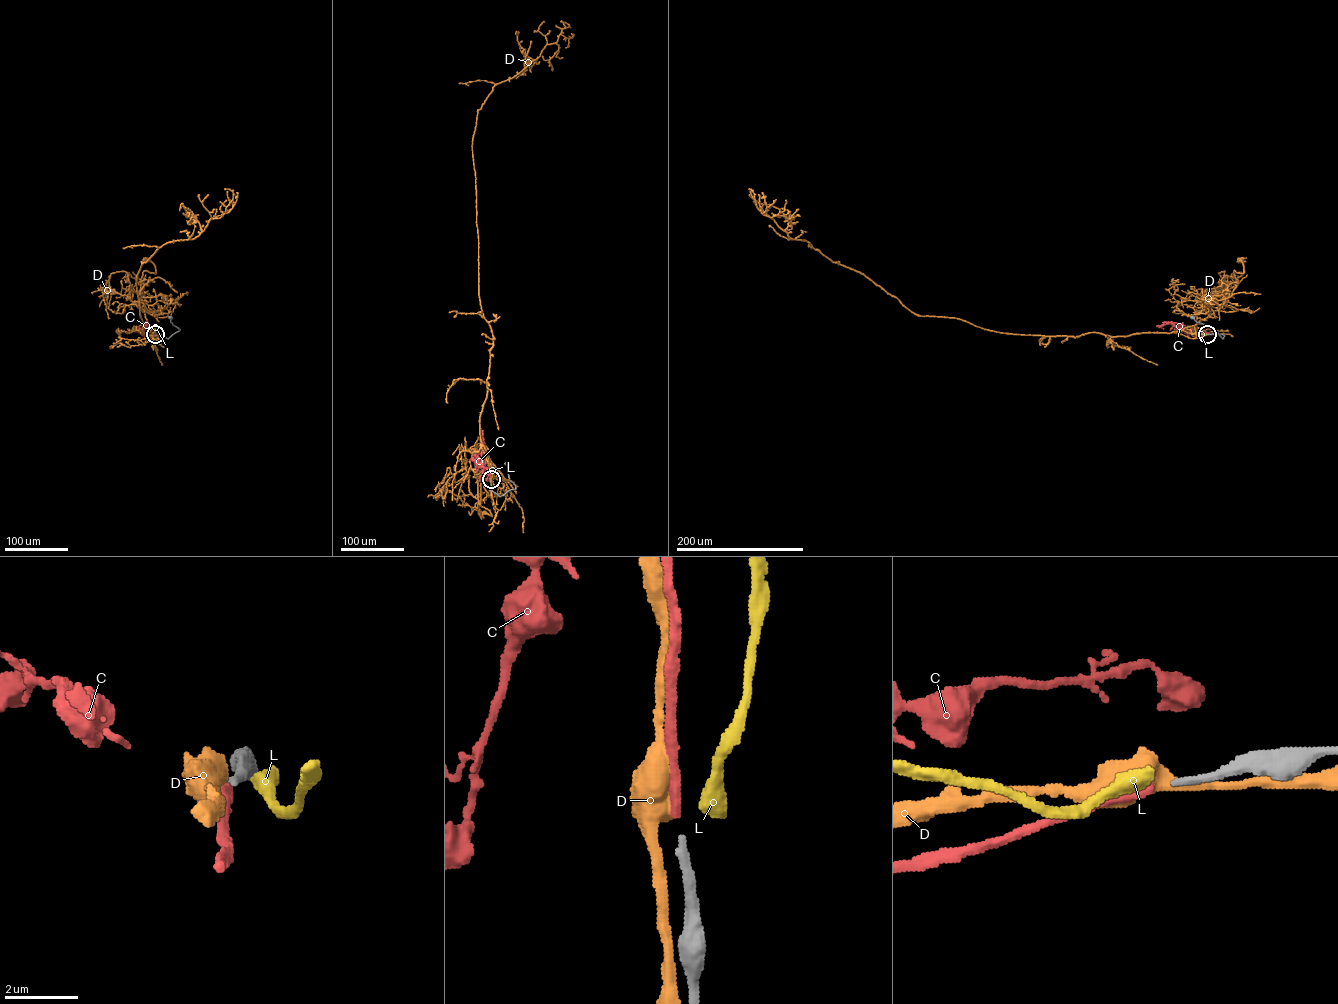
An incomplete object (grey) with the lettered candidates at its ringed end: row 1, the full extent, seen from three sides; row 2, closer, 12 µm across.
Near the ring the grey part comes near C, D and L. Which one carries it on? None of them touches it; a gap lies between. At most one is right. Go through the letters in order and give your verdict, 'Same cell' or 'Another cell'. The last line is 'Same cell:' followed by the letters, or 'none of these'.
C: Same cell
D: Another cell
L: Another cell
Same cell: C

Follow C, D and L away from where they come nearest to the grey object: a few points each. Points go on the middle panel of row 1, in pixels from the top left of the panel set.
C: (490, 479), (481, 454), (482, 435)
D: (490, 479), (487, 455), (480, 504), (477, 508), (484, 507), (492, 516), (480, 512)
L: (491, 479), (492, 466)

